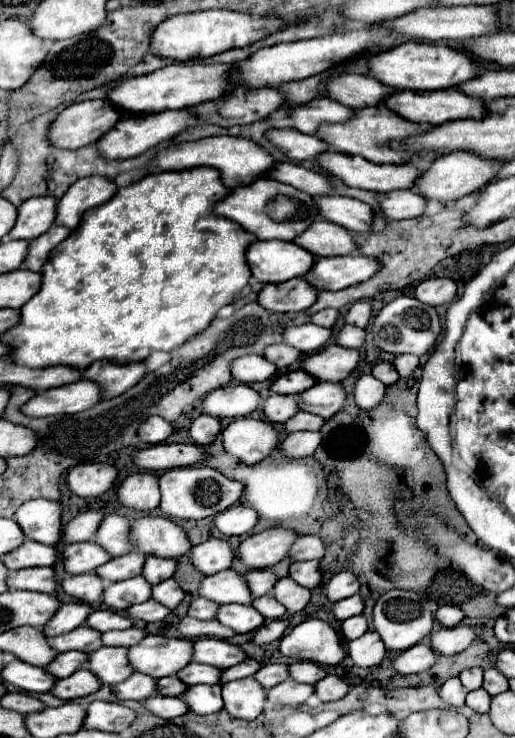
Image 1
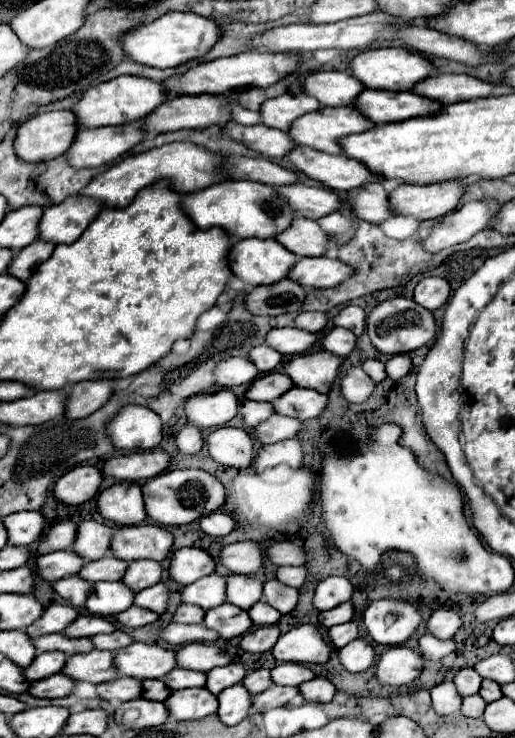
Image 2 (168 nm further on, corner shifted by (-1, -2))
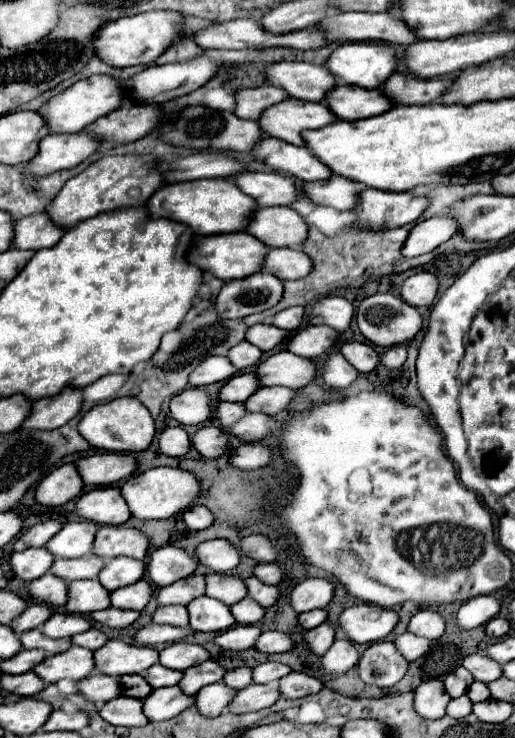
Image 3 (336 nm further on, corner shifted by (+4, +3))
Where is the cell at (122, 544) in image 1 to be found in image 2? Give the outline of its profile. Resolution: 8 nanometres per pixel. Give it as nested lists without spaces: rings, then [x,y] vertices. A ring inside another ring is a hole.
[[[95,519],[83,521],[77,527],[77,539],[73,543],[73,551],[85,561],[101,559],[109,553],[111,537],[113,537],[113,527],[109,527],[107,523]]]

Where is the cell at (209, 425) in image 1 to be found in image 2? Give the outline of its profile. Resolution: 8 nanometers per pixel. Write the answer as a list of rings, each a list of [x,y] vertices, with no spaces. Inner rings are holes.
[[[189,423],[187,427],[183,427],[183,429],[177,433],[175,443],[177,443],[177,449],[179,449],[181,453],[193,455],[193,453],[197,453],[197,451],[201,449],[203,437],[201,437],[201,431],[199,431],[195,425]]]

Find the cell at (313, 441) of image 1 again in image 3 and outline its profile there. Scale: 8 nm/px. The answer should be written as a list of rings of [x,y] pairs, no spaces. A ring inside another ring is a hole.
[[[242,444],[230,456],[230,462],[242,470],[256,470],[268,466],[272,462],[272,448],[266,444]]]

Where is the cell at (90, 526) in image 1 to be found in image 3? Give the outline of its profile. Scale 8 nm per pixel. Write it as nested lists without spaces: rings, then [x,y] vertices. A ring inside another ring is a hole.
[[[48,520],[48,522],[40,522],[36,526],[32,526],[28,532],[24,532],[16,544],[14,544],[14,550],[20,552],[20,550],[26,550],[26,548],[32,548],[32,546],[46,546],[48,540],[58,534],[62,528],[62,524],[58,520]]]

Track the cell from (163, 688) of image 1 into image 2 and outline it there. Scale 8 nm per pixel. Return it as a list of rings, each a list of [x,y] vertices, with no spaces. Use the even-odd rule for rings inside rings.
[[[143,681],[141,683],[141,697],[149,701],[165,701],[169,697],[169,689],[161,681]]]

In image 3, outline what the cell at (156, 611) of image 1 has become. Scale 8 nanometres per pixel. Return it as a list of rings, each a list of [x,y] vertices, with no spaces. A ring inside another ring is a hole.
[[[106,608],[106,610],[92,612],[90,616],[92,616],[92,620],[102,622],[102,624],[112,626],[112,628],[126,628],[126,626],[130,626],[132,622],[138,620],[140,612],[134,612],[134,610],[120,610],[120,608]]]

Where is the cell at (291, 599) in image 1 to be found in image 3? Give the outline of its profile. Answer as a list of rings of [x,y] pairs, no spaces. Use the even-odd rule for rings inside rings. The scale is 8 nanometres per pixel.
[[[250,576],[250,578],[246,580],[246,588],[248,588],[248,596],[254,598],[254,600],[256,600],[258,604],[262,604],[264,608],[272,606],[272,604],[278,600],[278,596],[280,596],[278,586],[268,586],[268,584],[256,580],[254,576]]]

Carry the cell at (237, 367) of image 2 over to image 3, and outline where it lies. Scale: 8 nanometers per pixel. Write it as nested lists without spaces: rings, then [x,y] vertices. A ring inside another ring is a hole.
[[[210,356],[194,368],[194,372],[190,374],[190,384],[192,386],[208,386],[208,384],[214,384],[220,380],[228,380],[236,372],[238,370],[226,356]]]

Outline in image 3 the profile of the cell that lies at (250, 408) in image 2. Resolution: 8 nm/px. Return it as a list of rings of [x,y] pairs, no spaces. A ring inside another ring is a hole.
[[[220,402],[216,406],[216,414],[218,414],[218,420],[224,428],[236,424],[236,420],[240,420],[246,412],[246,408],[240,404],[240,402]]]

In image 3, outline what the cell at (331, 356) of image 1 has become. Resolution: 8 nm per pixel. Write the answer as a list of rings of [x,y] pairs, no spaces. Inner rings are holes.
[[[282,350],[264,360],[256,374],[262,386],[288,386],[298,390],[316,378],[316,362]]]

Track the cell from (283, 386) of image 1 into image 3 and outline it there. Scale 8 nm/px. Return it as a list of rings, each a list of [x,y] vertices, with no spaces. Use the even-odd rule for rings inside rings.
[[[254,372],[232,376],[226,386],[220,390],[220,400],[228,402],[246,402],[256,390],[260,388],[260,382],[256,380]]]

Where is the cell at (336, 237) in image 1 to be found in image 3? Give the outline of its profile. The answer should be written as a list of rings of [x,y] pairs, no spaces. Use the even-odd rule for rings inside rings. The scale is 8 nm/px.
[[[260,208],[254,214],[254,220],[248,224],[246,232],[262,240],[270,248],[292,248],[302,246],[308,238],[308,224],[304,218],[288,208]],[[278,242],[292,242],[292,244],[278,244]]]

